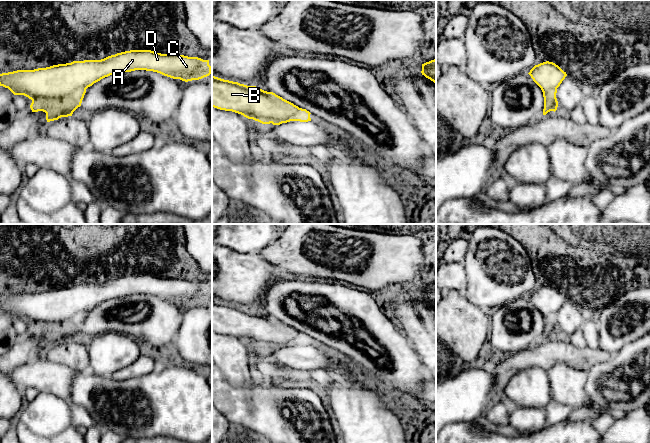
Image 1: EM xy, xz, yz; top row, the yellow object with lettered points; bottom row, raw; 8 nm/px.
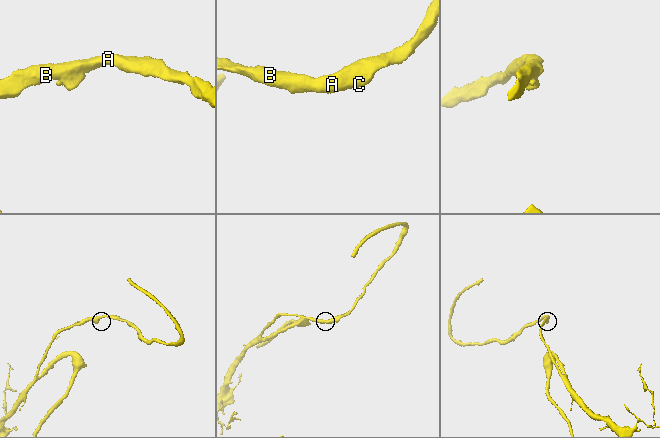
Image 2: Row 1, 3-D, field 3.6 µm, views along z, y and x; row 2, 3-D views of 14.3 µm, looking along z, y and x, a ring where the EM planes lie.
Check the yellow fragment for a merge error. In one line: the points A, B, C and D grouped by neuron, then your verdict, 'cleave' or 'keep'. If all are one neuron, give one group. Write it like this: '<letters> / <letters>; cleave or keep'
A B C D; keep

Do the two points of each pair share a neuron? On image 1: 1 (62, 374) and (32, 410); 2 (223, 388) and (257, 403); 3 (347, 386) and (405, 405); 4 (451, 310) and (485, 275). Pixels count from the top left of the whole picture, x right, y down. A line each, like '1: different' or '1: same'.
1: different
2: same
3: different
4: different

